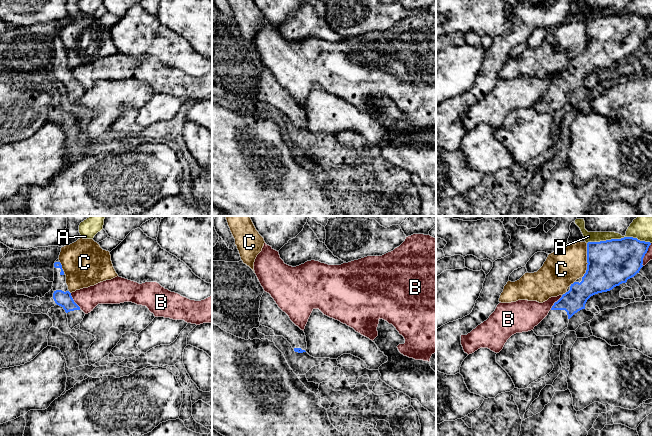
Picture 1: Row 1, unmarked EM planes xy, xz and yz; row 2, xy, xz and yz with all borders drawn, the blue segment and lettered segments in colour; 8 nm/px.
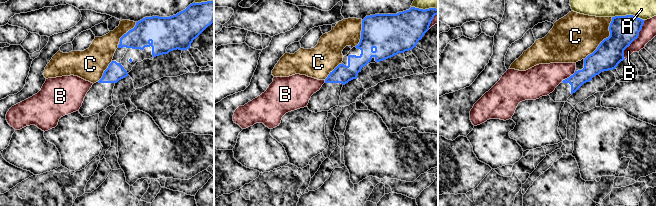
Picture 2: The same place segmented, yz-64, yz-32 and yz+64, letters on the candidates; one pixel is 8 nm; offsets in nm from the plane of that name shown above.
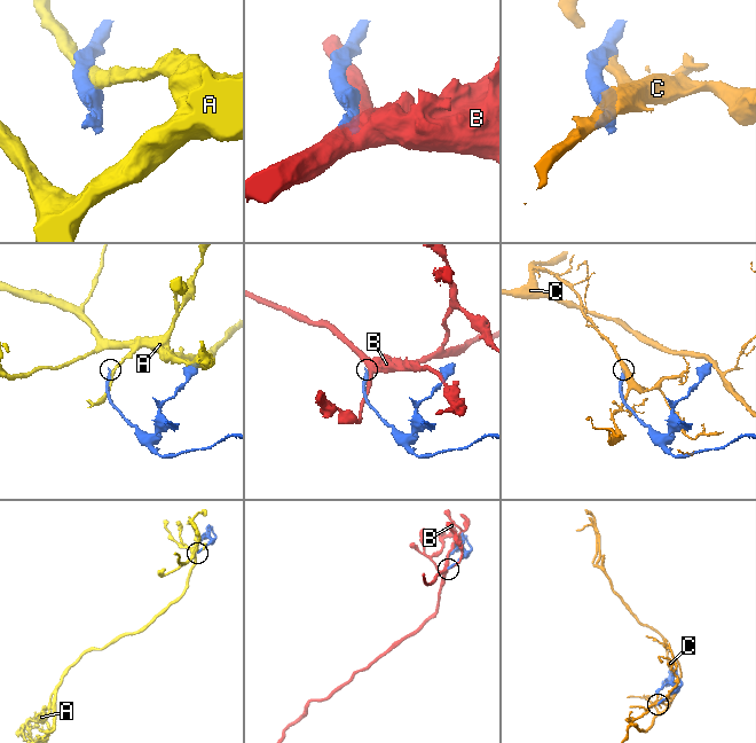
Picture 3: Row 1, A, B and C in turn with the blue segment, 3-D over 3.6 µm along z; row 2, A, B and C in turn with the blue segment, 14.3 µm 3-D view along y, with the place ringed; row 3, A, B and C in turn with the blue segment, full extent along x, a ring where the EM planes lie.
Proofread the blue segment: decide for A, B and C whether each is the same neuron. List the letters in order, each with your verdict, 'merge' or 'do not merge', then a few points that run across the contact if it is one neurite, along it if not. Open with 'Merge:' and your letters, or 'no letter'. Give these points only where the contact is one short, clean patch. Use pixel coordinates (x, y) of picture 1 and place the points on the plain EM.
Merge: no letter
A: do not merge
B: do not merge
C: do not merge

